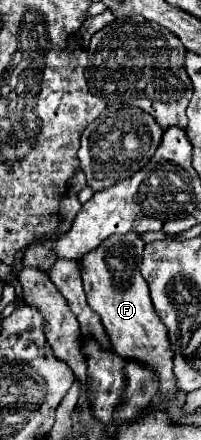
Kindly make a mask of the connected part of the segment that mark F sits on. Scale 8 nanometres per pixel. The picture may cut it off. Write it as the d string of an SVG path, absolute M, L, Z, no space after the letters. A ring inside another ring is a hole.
M130 231L122 235L112 235L104 239L94 251L88 251L78 259L80 275L84 281L84 291L88 305L102 317L102 325L112 343L112 349L124 359L138 359L156 371L162 379L160 393L174 397L178 387L172 375L172 349L168 343L166 327L154 313L148 285L140 275L144 239L140 233Z

